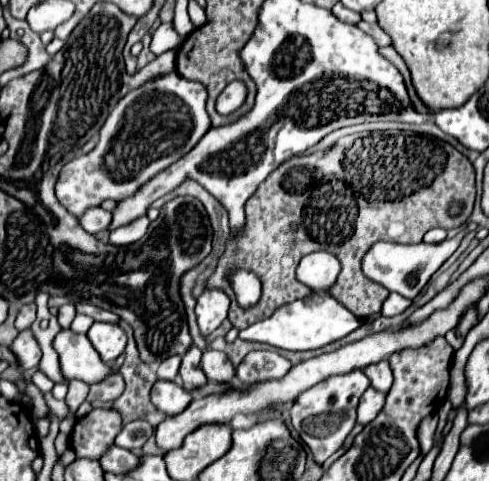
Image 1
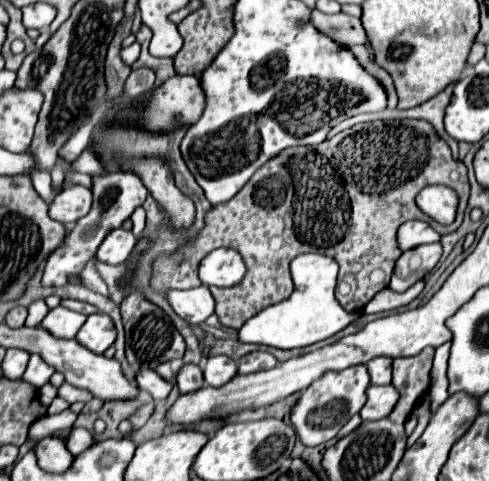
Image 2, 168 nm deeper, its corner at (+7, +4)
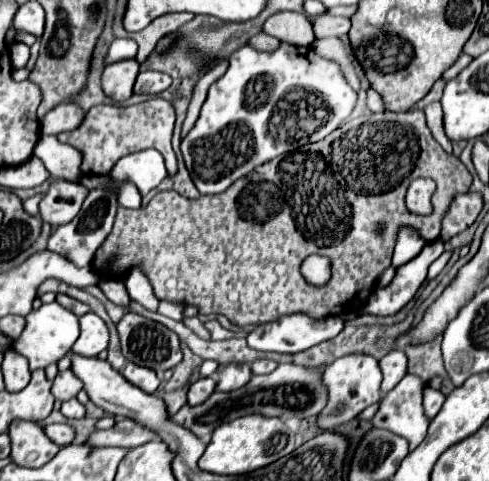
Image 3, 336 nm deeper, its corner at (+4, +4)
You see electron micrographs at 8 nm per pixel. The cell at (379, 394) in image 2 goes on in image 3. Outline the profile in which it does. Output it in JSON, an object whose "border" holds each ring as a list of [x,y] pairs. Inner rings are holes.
{"border":[[[407,374],[393,390],[381,396],[379,410],[371,418],[371,424],[407,438],[409,446],[415,448],[415,444],[425,438],[429,426],[421,404],[423,386],[425,382],[419,376]]]}

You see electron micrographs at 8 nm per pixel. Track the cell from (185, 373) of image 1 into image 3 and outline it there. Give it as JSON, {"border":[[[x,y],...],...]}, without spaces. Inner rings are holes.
{"border":[[[217,374],[213,376],[207,376],[207,378],[199,378],[197,382],[193,382],[189,386],[189,392],[187,392],[187,402],[191,406],[199,404],[201,400],[207,400],[207,396],[211,396],[211,392],[215,390],[215,384],[217,384]]]}

